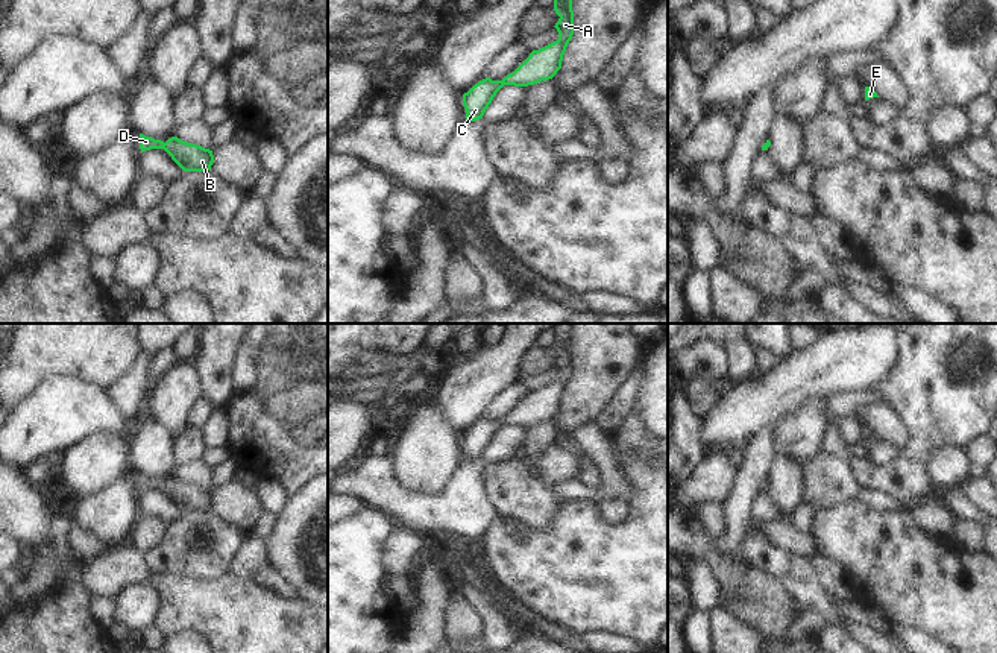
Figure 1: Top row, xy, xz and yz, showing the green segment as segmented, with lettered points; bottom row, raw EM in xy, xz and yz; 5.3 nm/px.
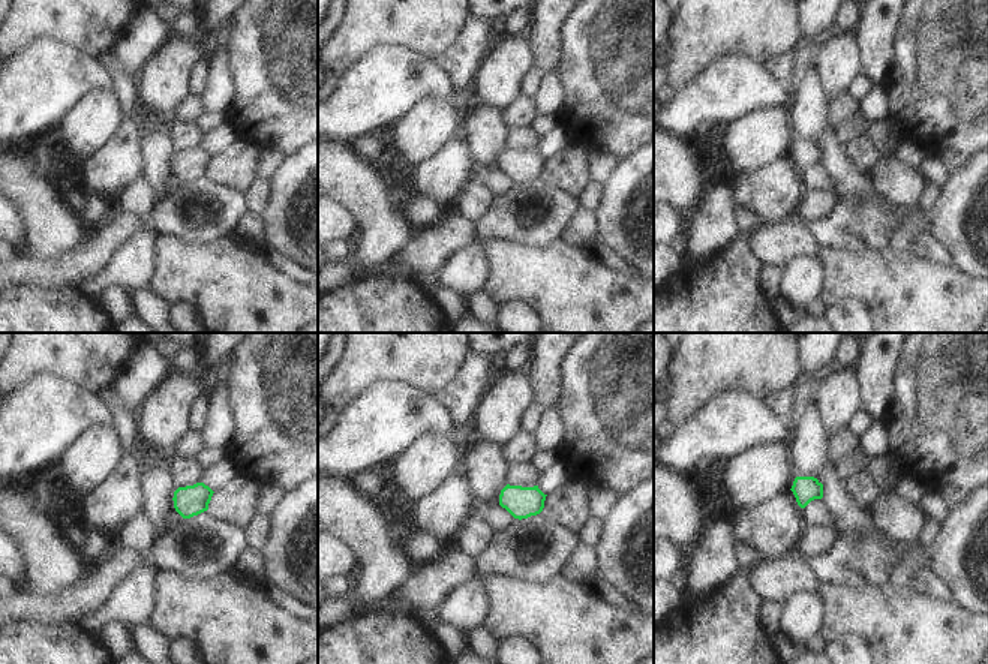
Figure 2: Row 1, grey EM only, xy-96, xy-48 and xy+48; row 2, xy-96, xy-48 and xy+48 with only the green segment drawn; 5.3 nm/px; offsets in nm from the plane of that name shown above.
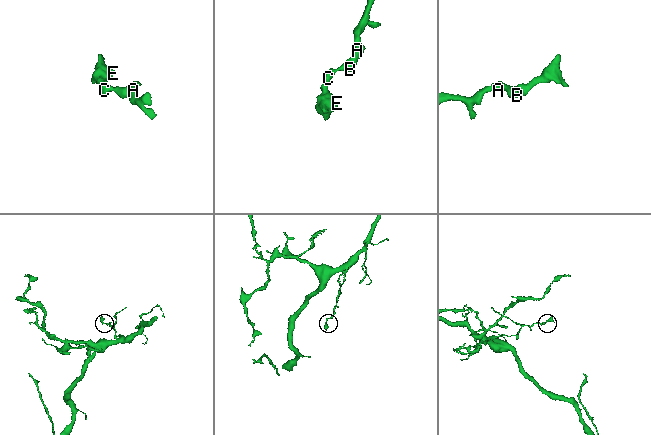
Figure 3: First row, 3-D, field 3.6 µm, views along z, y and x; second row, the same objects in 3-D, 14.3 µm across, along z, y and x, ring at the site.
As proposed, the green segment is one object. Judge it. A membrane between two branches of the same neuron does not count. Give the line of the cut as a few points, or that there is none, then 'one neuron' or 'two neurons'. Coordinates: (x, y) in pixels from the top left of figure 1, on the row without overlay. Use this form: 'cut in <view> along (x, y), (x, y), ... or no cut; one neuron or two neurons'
no cut; one neuron

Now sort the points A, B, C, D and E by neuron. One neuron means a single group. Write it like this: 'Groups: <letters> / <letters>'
Groups: A B C D E.

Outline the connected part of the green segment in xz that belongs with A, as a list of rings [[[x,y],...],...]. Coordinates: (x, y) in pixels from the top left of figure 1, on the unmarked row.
[[[554,323],[554,351],[560,357],[554,368],[558,372],[558,380],[539,390],[533,390],[530,396],[502,421],[486,418],[464,433],[463,446],[467,462],[483,459],[493,437],[504,425],[528,427],[552,419],[557,415],[561,409],[566,387],[574,375],[572,340],[572,323]]]

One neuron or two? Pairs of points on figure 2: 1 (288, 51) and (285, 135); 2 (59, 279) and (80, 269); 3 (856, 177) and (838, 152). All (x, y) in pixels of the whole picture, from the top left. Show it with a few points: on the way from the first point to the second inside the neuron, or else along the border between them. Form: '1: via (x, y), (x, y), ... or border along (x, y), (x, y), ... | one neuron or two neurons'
1: via (288, 72), (288, 114) | one neuron
2: via (63, 275), (75, 269) | one neuron
3: via (850, 171), (838, 158) | one neuron

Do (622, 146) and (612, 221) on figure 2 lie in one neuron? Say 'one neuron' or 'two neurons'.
two neurons

